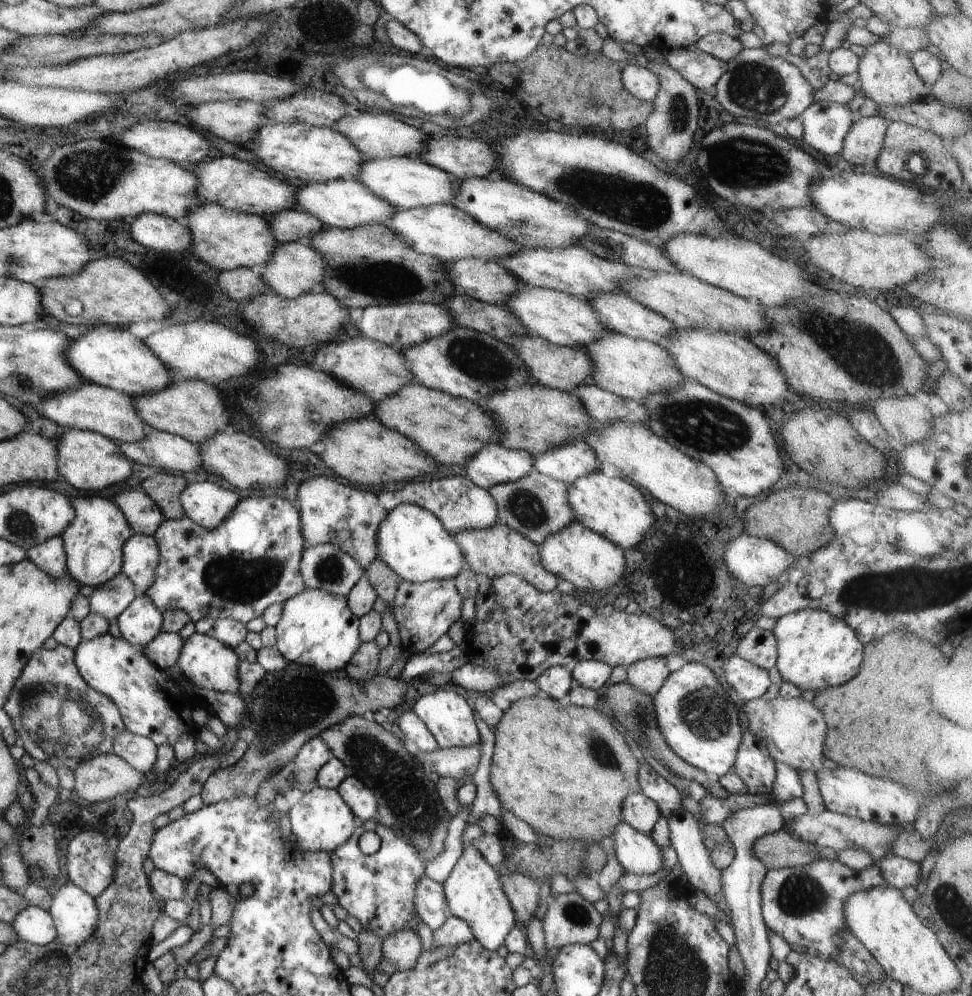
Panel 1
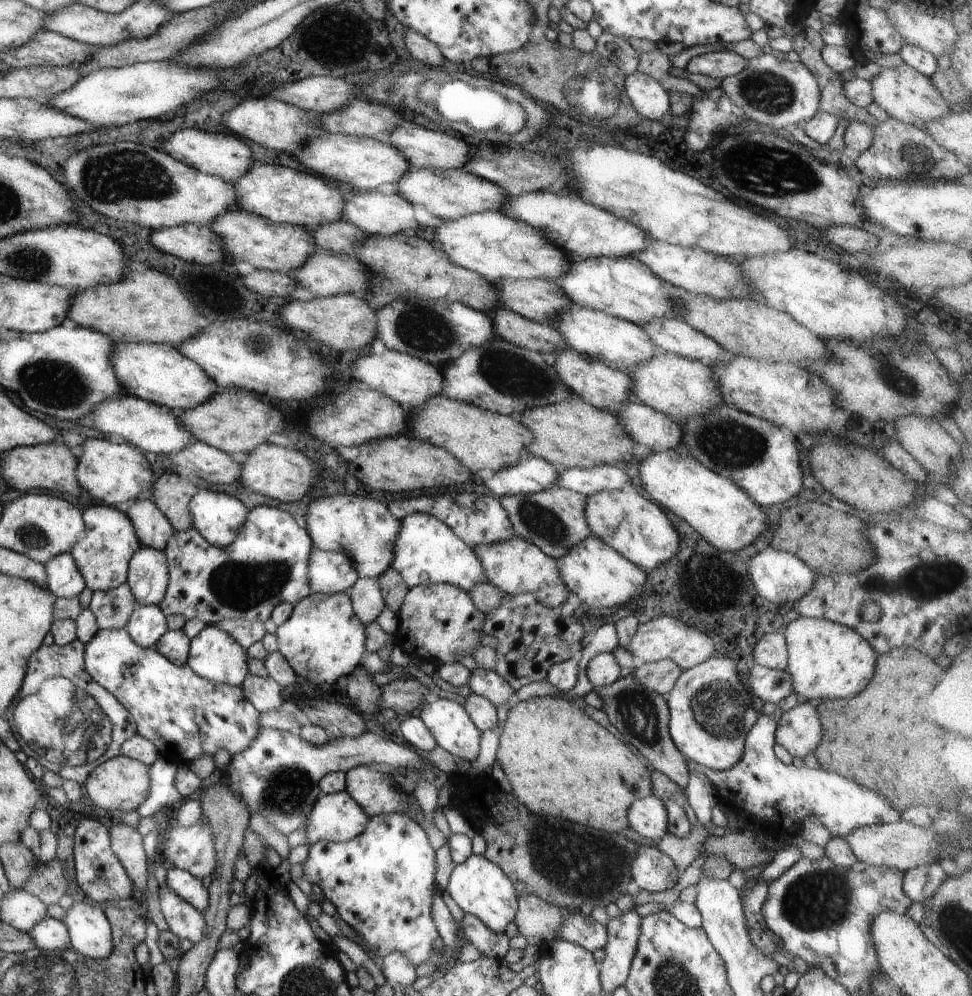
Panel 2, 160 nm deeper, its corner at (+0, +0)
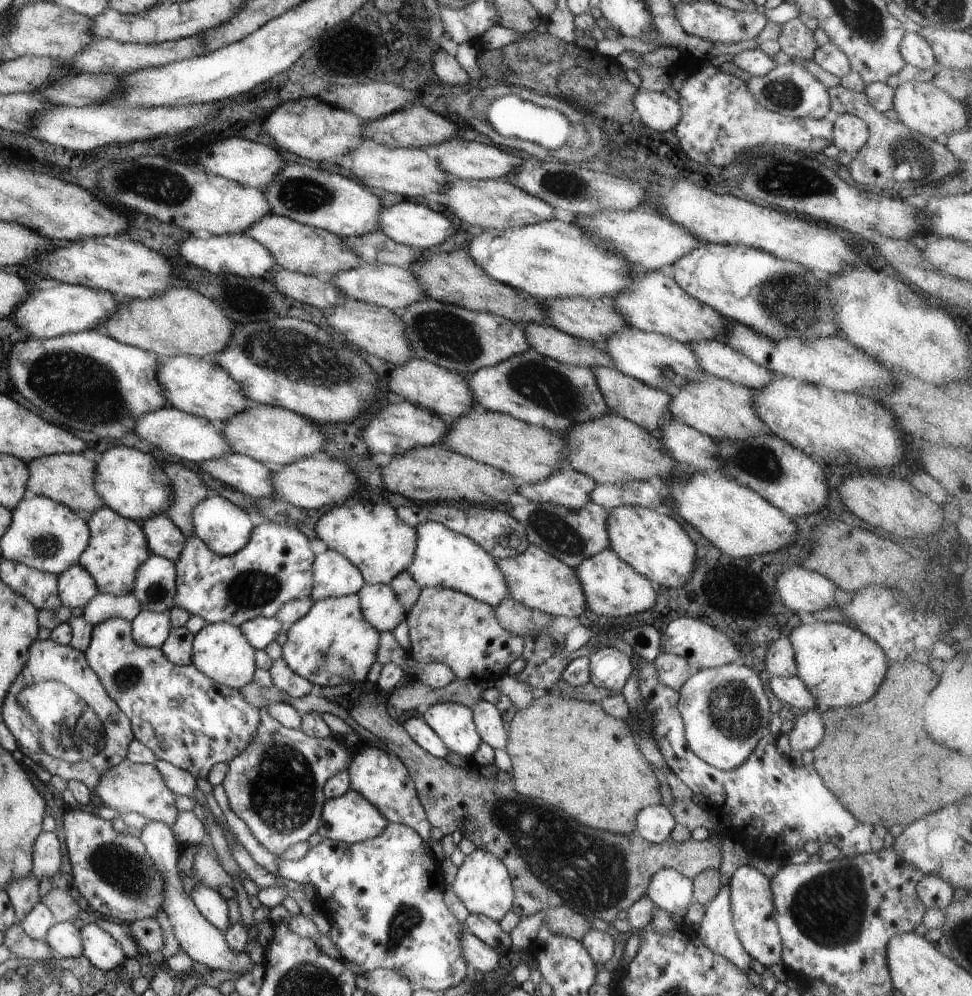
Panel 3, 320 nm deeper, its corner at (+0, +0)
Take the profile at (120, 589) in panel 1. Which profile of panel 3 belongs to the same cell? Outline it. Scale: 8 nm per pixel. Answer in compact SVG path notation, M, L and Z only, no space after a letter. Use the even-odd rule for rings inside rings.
M98 593L90 603L83 608L82 617L95 627L112 617L122 617L133 621L140 611L141 602L135 597L135 594L128 593L123 597L115 597L111 594Z

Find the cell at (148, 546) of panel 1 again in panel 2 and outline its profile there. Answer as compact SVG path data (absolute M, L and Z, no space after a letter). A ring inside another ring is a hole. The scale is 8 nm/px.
M144 545L129 560L127 585L141 605L159 605L169 583L167 556Z

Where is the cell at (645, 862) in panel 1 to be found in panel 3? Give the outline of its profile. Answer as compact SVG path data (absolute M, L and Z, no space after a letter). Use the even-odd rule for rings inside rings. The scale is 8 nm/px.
M662 869L652 877L646 896L670 915L688 919L688 907L694 902L693 881L677 870Z

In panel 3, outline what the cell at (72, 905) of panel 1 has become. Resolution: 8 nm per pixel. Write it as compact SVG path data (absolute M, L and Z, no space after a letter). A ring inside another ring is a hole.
M95 922L79 930L83 955L103 971L121 968L128 958L120 943L110 933L99 928Z

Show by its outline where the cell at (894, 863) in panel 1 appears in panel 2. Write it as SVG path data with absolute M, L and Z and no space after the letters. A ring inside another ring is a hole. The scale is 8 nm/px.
M936 863L903 871L903 887L913 902L932 898L946 879L944 869Z

